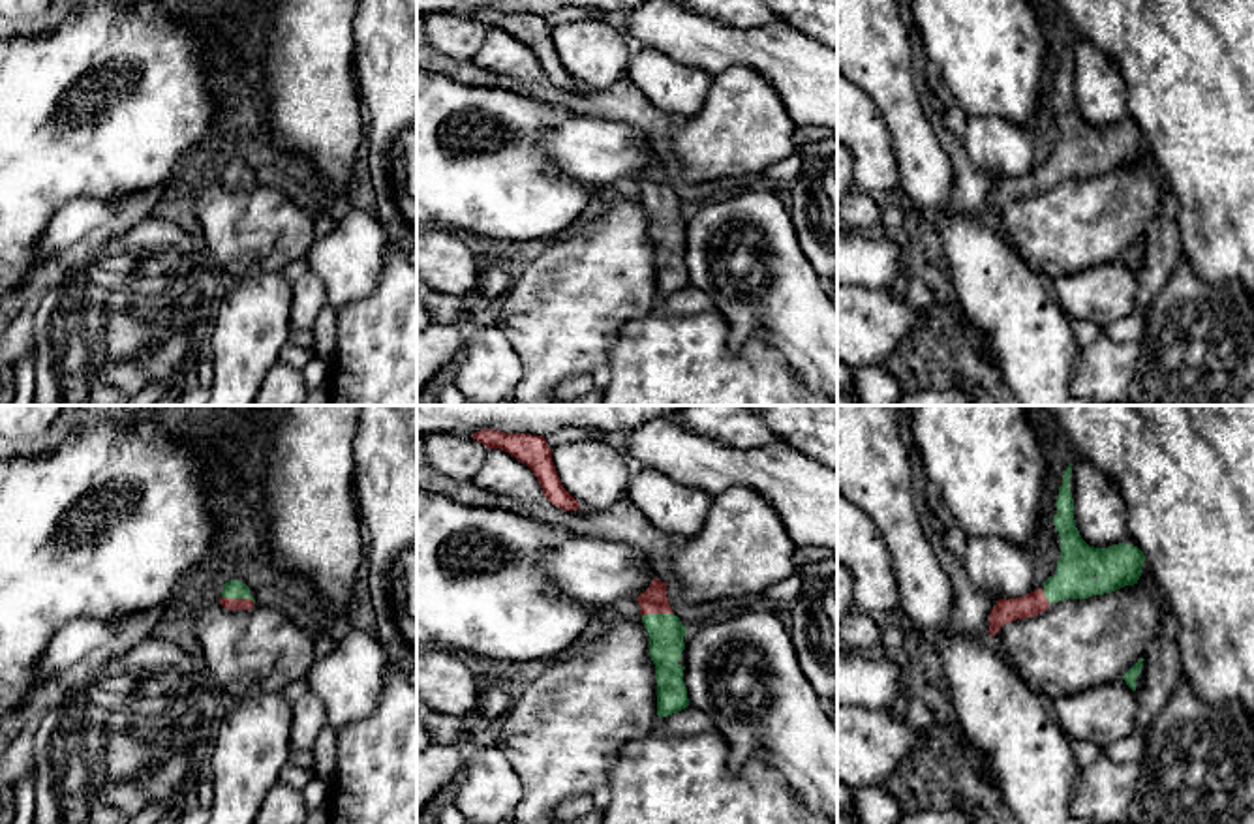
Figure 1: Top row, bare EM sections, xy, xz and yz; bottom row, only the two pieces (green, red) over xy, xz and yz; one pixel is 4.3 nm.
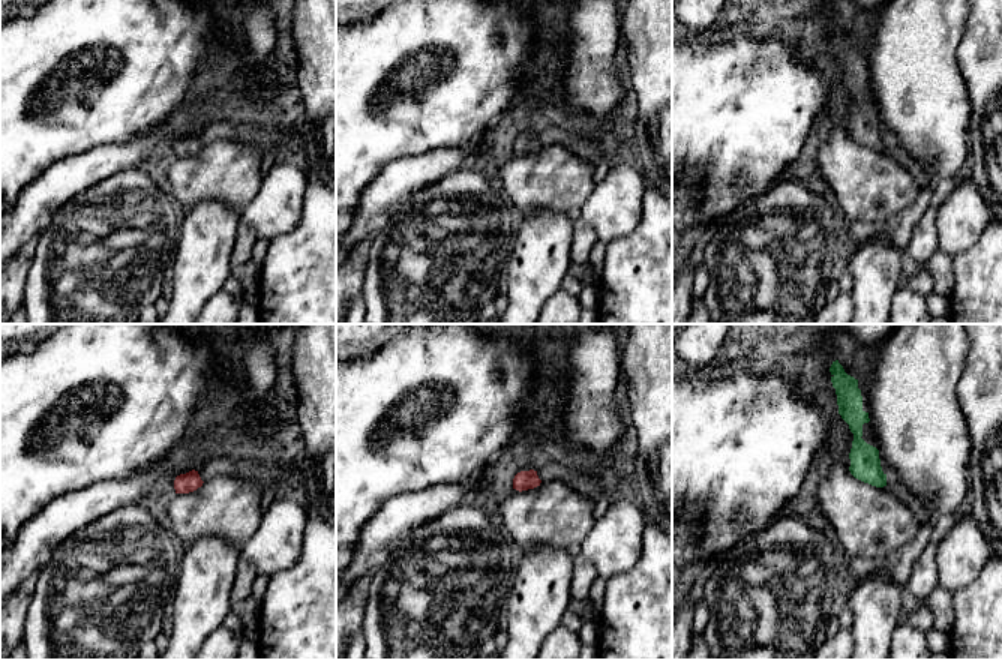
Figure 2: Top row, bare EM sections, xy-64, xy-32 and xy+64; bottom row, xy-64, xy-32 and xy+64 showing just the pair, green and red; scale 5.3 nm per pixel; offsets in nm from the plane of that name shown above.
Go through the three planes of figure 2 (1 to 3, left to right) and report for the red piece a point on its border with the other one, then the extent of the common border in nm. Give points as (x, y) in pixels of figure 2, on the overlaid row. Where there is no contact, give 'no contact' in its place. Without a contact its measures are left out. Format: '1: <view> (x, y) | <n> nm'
1: no contact
2: no contact
3: no contact

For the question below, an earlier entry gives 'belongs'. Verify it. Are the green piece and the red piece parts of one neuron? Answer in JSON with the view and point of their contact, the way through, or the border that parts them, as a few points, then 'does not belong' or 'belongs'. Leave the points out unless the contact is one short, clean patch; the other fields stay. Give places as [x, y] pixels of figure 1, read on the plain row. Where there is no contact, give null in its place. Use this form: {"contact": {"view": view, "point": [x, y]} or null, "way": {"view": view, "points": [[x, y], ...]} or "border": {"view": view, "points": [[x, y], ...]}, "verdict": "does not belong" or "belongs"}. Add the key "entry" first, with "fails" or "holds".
{"entry": "holds", "contact": {"view": "xy", "point": [239, 177]}, "way": {"view": "xy", "points": [[233, 167], [239, 177], [228, 183]]}, "verdict": "belongs"}

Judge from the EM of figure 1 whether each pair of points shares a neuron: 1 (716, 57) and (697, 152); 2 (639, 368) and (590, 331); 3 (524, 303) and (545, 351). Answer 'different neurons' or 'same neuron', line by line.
1: different neurons
2: different neurons
3: same neuron

